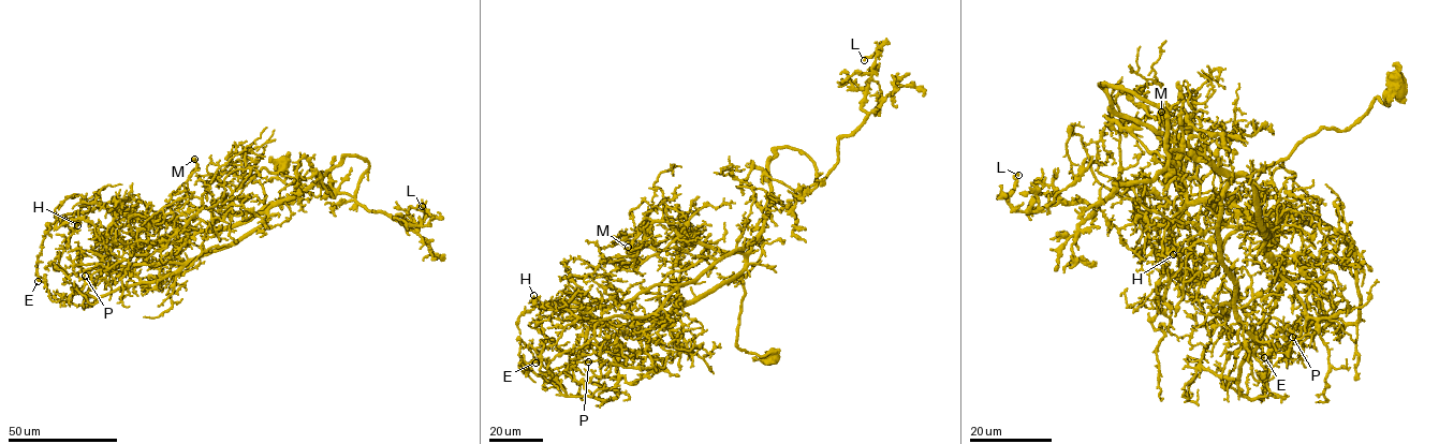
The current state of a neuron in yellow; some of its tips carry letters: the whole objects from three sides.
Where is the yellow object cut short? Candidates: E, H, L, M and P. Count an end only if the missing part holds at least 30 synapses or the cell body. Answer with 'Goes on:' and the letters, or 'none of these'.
Goes on: none of these

